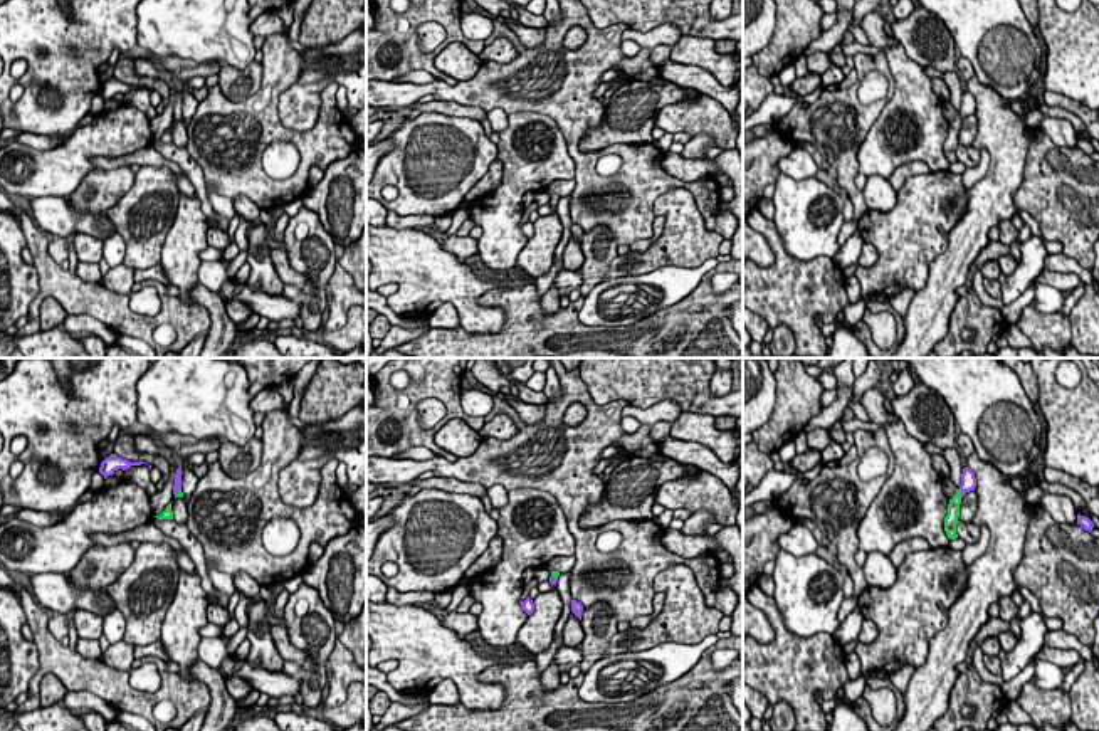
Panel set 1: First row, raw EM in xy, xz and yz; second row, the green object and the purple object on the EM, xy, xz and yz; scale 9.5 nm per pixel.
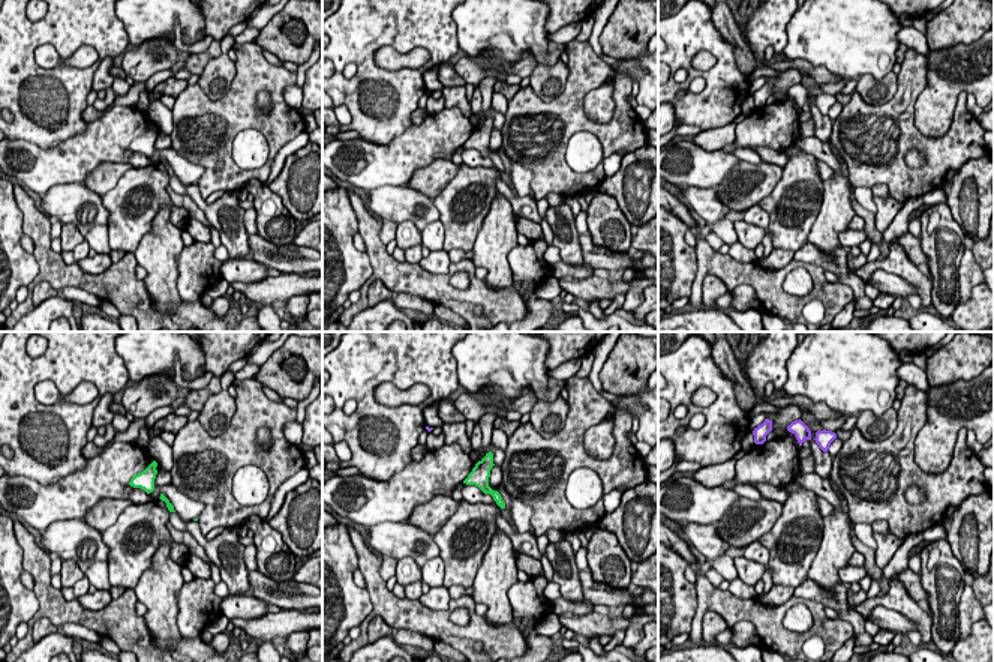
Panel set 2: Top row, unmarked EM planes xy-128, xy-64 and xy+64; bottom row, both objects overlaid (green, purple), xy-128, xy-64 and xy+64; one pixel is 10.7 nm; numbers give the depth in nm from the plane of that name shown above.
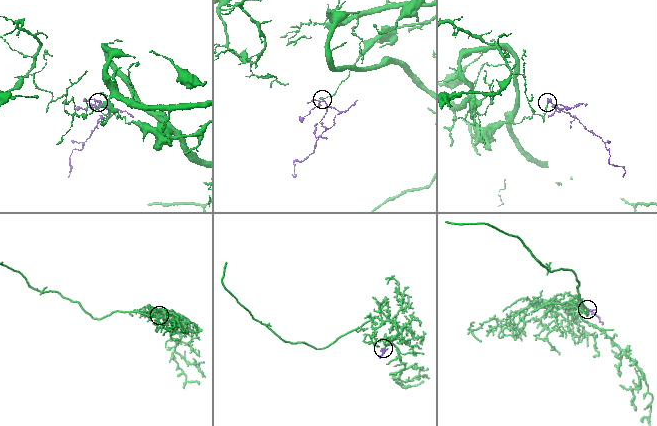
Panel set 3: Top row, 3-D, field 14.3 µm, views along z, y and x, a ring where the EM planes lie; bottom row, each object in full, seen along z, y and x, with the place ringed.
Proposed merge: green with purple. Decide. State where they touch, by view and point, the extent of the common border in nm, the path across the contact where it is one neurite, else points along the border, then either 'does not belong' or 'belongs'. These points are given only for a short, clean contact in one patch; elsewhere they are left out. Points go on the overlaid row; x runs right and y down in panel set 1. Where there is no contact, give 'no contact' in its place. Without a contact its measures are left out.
meets green in yz at (960, 493); contact 90 nm long; runs through yz (953, 508), (960, 493), (968, 481); belongs

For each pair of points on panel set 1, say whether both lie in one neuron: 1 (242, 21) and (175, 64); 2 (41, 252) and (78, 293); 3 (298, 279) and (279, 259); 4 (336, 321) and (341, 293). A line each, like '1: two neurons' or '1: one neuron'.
1: two neurons
2: one neuron
3: one neuron
4: one neuron

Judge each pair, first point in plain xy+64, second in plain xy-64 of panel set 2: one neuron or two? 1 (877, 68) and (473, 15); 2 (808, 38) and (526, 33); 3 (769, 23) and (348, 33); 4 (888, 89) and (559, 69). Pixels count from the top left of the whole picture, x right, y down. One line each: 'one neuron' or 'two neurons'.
1: one neuron
2: one neuron
3: one neuron
4: one neuron

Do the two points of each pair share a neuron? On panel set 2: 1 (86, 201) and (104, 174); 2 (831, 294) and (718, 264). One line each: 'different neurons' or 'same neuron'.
1: different neurons
2: same neuron

